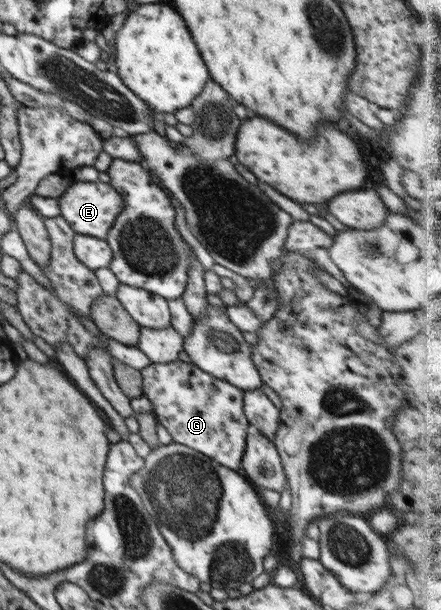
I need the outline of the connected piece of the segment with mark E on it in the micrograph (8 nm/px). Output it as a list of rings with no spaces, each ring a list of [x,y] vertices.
[[[100,180],[71,183],[66,192],[58,199],[60,216],[66,218],[66,222],[70,224],[75,233],[86,234],[86,236],[100,238],[100,240],[106,240],[108,231],[113,228],[116,216],[122,211],[124,205],[126,205],[124,198],[112,188],[112,185]]]

